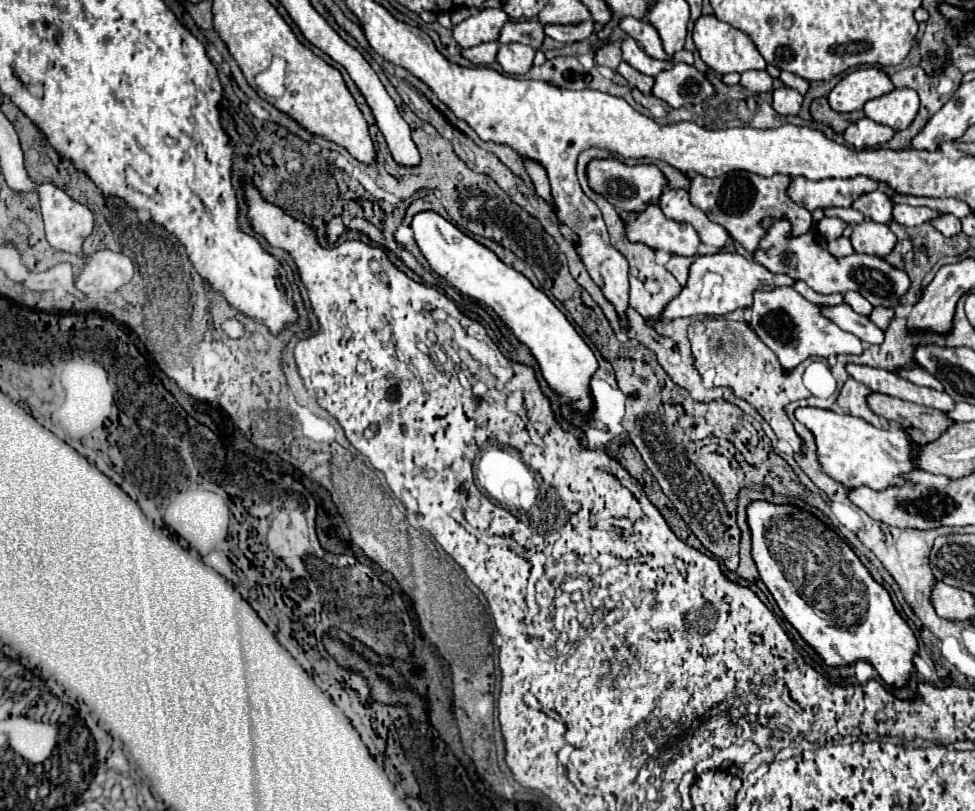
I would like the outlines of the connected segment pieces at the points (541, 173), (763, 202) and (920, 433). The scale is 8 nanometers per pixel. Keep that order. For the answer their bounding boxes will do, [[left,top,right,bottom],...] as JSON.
[[523,159,551,201],[691,171,817,253],[867,393,955,445]]

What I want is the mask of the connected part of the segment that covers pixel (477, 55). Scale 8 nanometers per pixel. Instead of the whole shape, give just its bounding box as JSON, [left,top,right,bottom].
[461,41,499,65]

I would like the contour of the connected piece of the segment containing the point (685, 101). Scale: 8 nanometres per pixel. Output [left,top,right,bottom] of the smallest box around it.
[653,63,715,109]

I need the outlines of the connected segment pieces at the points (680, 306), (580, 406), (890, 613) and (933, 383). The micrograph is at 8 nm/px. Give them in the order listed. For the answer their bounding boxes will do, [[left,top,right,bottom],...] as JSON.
[[663,253,795,319],[411,211,597,415],[747,501,917,687],[899,367,943,391]]

